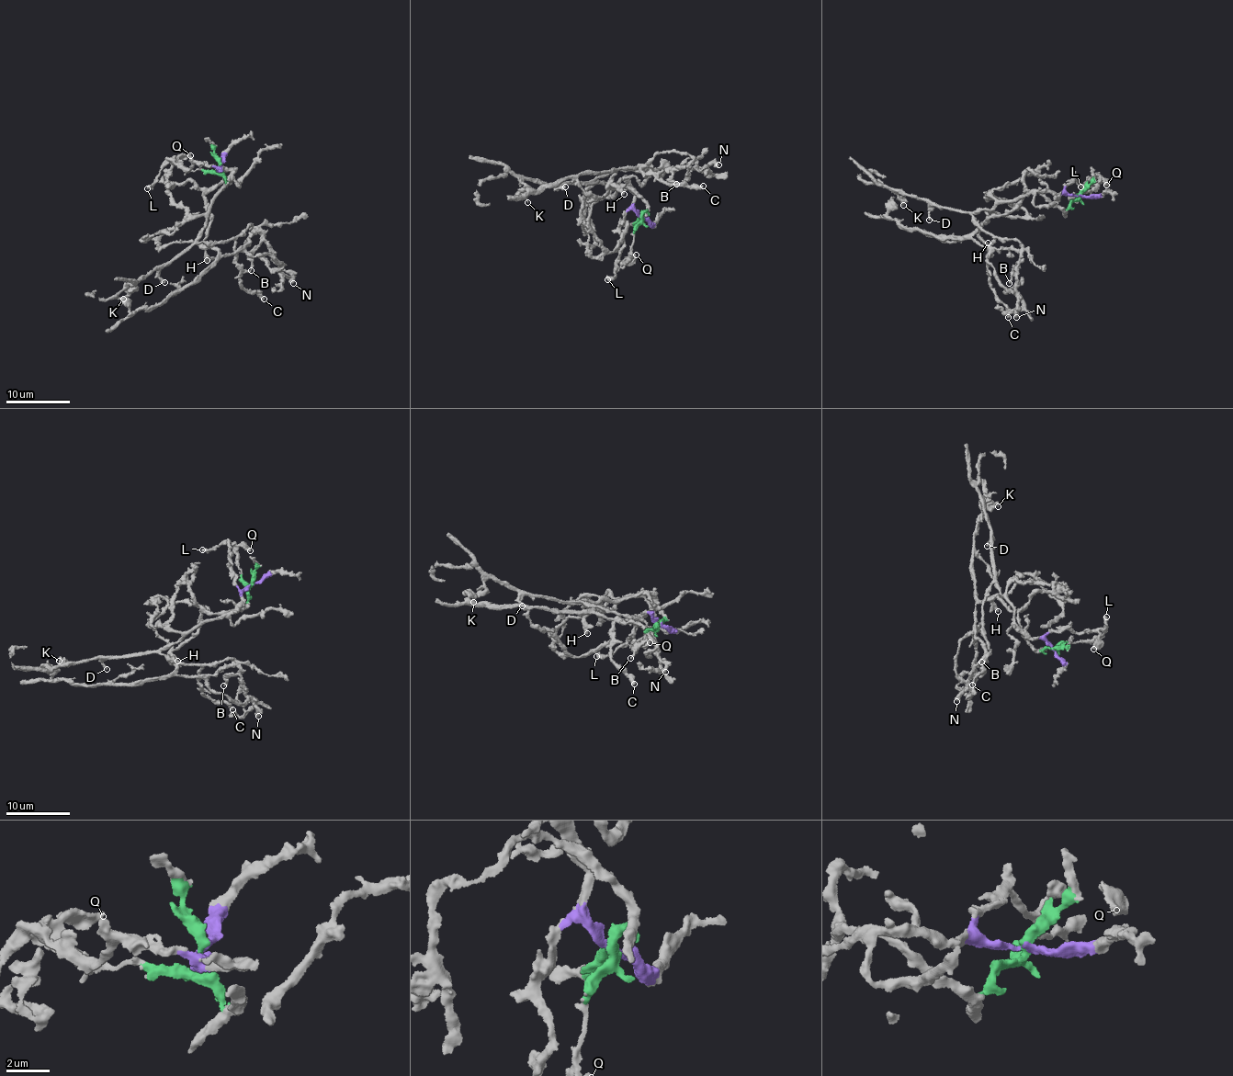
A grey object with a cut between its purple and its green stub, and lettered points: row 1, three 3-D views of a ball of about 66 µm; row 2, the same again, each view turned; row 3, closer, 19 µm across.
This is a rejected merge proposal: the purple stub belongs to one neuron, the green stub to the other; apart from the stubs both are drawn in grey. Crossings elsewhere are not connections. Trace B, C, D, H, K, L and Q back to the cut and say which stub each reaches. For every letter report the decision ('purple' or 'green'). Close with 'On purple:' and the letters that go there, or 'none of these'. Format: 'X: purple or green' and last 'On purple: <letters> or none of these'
B: purple
C: purple
D: purple
H: green
K: purple
L: purple
Q: green
On purple: B, C, D, K, L

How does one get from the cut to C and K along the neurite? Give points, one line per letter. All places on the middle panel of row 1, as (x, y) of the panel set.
C: (642, 217), (634, 208), (633, 192), (622, 179), (610, 186), (595, 180), (629, 168), (661, 180), (703, 186)
K: (642, 217), (634, 208), (633, 192), (622, 179), (610, 186), (603, 181), (551, 186), (524, 181), (527, 202)

